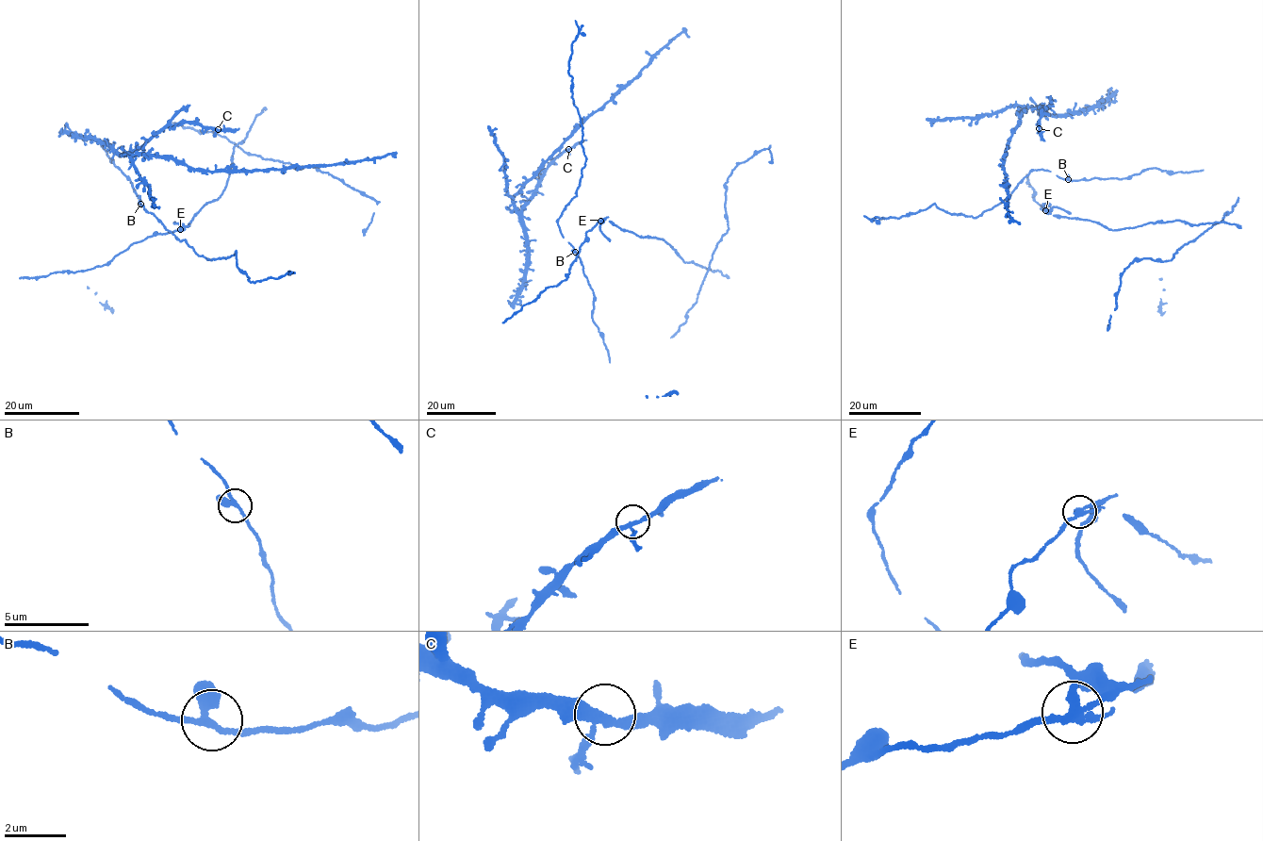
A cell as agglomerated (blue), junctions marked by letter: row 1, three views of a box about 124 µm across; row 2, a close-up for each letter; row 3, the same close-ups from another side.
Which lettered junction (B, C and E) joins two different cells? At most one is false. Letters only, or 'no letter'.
E

